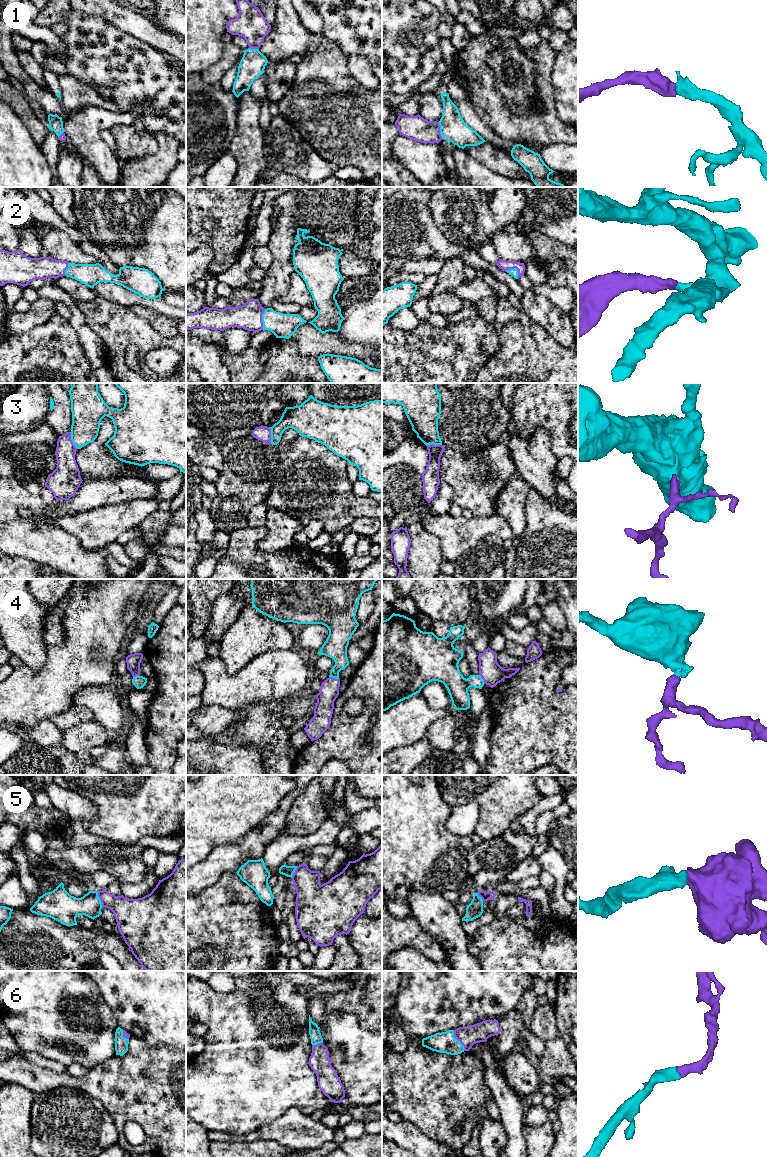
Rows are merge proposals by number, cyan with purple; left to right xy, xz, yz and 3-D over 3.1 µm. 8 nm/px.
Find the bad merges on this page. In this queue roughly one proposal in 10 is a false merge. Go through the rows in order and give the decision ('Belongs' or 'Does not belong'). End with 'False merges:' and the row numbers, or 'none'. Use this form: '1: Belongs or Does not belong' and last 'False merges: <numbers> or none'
1: Belongs
2: Belongs
3: Does not belong
4: Belongs
5: Belongs
6: Belongs
False merges: 3

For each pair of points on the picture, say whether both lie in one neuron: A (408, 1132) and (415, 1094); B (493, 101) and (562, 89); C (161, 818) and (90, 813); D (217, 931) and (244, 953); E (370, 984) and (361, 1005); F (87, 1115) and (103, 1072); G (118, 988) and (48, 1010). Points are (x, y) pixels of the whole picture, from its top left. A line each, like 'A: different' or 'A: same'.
A: different
B: different
C: different
D: same
E: same
F: different
G: different

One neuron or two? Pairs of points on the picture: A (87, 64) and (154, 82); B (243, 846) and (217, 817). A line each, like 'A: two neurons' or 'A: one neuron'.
A: one neuron
B: two neurons

